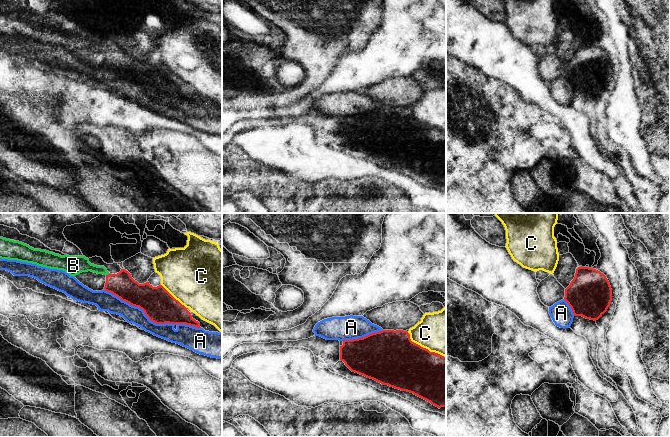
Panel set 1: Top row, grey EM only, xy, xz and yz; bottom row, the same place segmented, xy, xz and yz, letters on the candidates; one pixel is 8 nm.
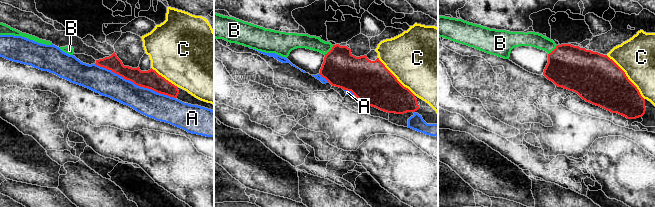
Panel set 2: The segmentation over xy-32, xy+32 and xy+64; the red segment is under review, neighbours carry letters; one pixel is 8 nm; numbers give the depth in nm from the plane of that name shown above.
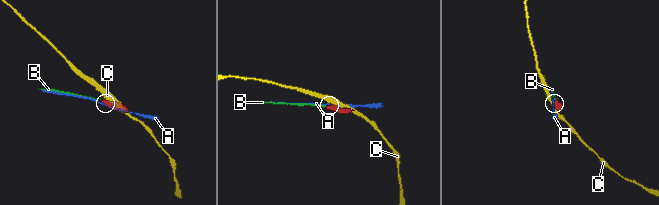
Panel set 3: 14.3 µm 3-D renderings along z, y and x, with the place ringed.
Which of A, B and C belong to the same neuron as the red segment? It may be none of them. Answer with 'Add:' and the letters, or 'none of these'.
Add: B

